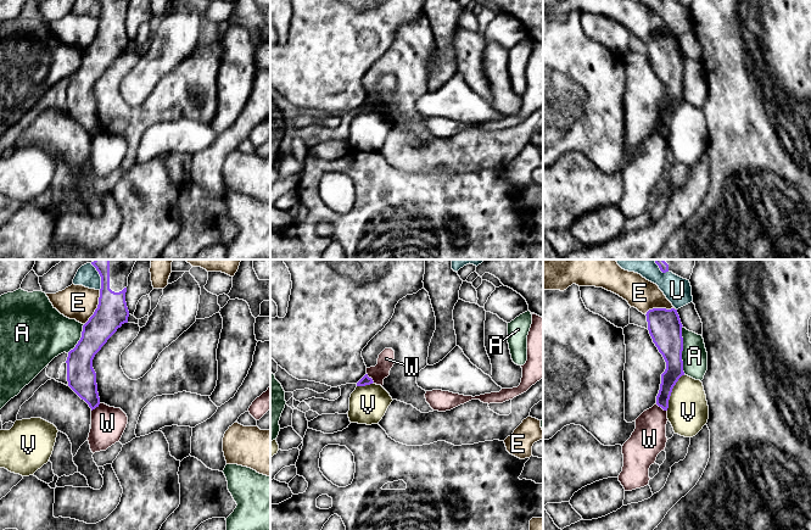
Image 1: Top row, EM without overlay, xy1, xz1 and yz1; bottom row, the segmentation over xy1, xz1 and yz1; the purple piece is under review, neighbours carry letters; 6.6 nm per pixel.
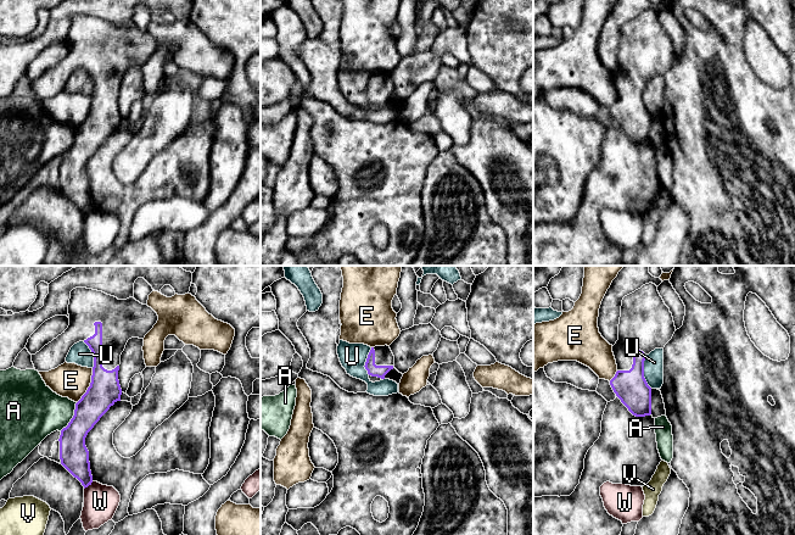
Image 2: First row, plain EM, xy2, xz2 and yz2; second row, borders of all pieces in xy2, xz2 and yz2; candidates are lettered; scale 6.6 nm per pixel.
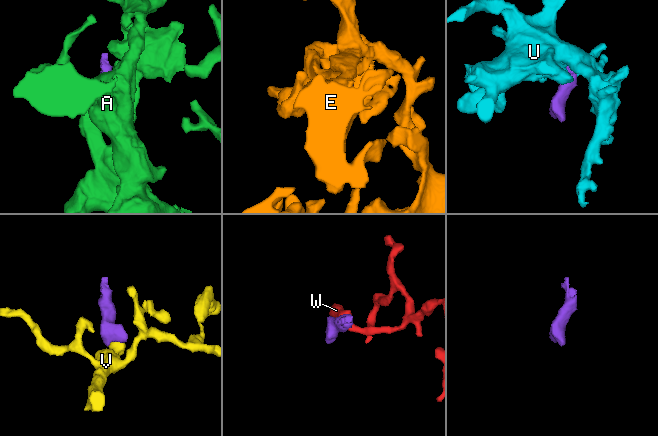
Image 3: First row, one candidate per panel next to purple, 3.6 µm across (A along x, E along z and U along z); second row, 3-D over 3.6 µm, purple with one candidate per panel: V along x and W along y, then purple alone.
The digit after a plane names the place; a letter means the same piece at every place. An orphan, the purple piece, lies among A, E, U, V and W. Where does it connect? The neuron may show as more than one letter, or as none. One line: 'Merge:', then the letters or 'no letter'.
Merge: no letter

